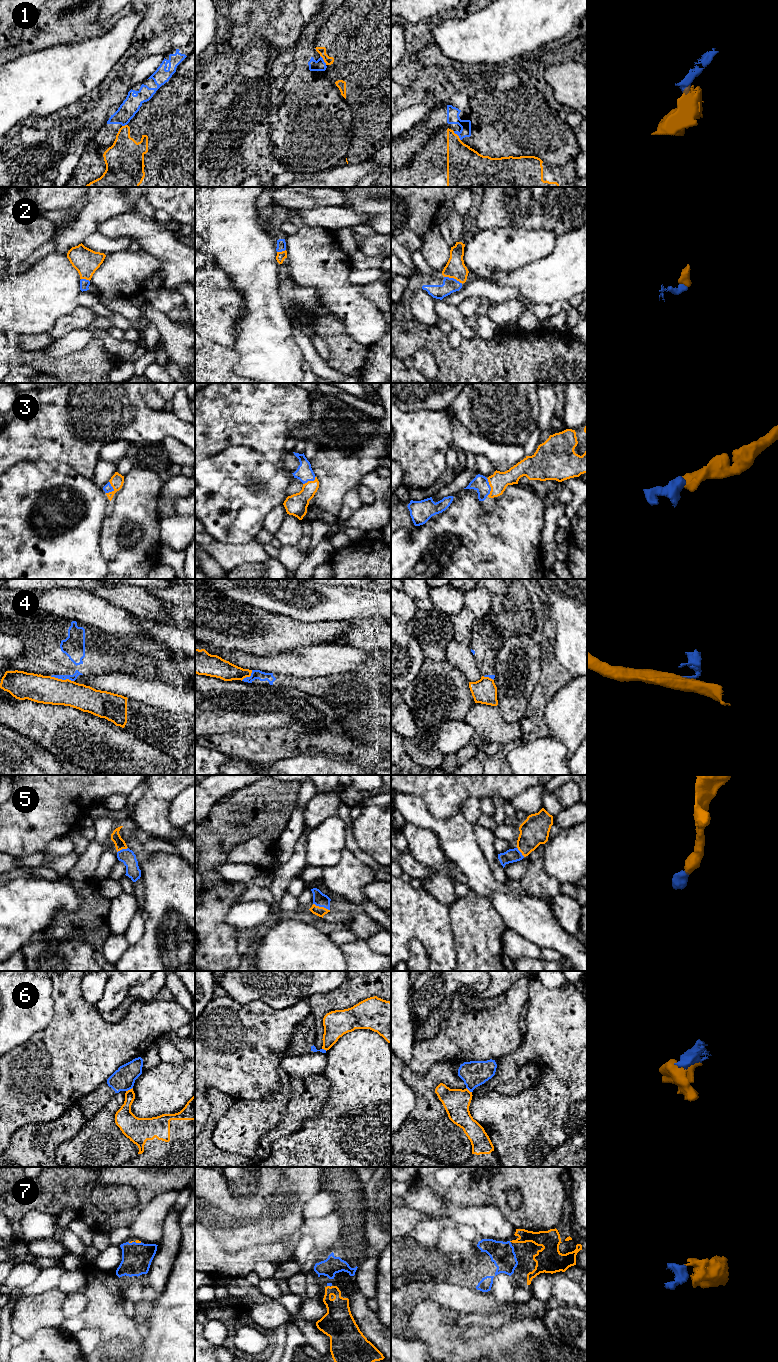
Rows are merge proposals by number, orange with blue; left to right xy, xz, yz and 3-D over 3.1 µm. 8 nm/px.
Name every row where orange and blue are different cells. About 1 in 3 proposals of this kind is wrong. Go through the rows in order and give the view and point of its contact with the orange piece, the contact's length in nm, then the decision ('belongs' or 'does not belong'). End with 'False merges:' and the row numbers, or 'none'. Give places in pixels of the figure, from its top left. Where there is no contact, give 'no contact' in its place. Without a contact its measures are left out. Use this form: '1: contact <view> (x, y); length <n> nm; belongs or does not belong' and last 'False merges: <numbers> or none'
1: contact yz (458, 136); length 100 nm; does not belong
2: contact yz (453, 277); length 160 nm; belongs
3: contact yz (490, 486); length 140 nm; belongs
4: contact xy (61, 679); length 200 nm; does not belong
5: contact xz (321, 907); length 150 nm; belongs
6: contact xy (130, 1089); length 70 nm; does not belong
7: contact xy (138, 1242); length 60 nm; belongs
False merges: 1, 4, 6

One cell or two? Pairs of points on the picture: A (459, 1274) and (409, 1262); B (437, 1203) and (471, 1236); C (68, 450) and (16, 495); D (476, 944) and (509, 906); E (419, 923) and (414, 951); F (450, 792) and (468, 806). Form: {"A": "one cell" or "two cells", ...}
{"A": "one cell", "B": "two cells", "C": "two cells", "D": "two cells", "E": "two cells", "F": "two cells"}

